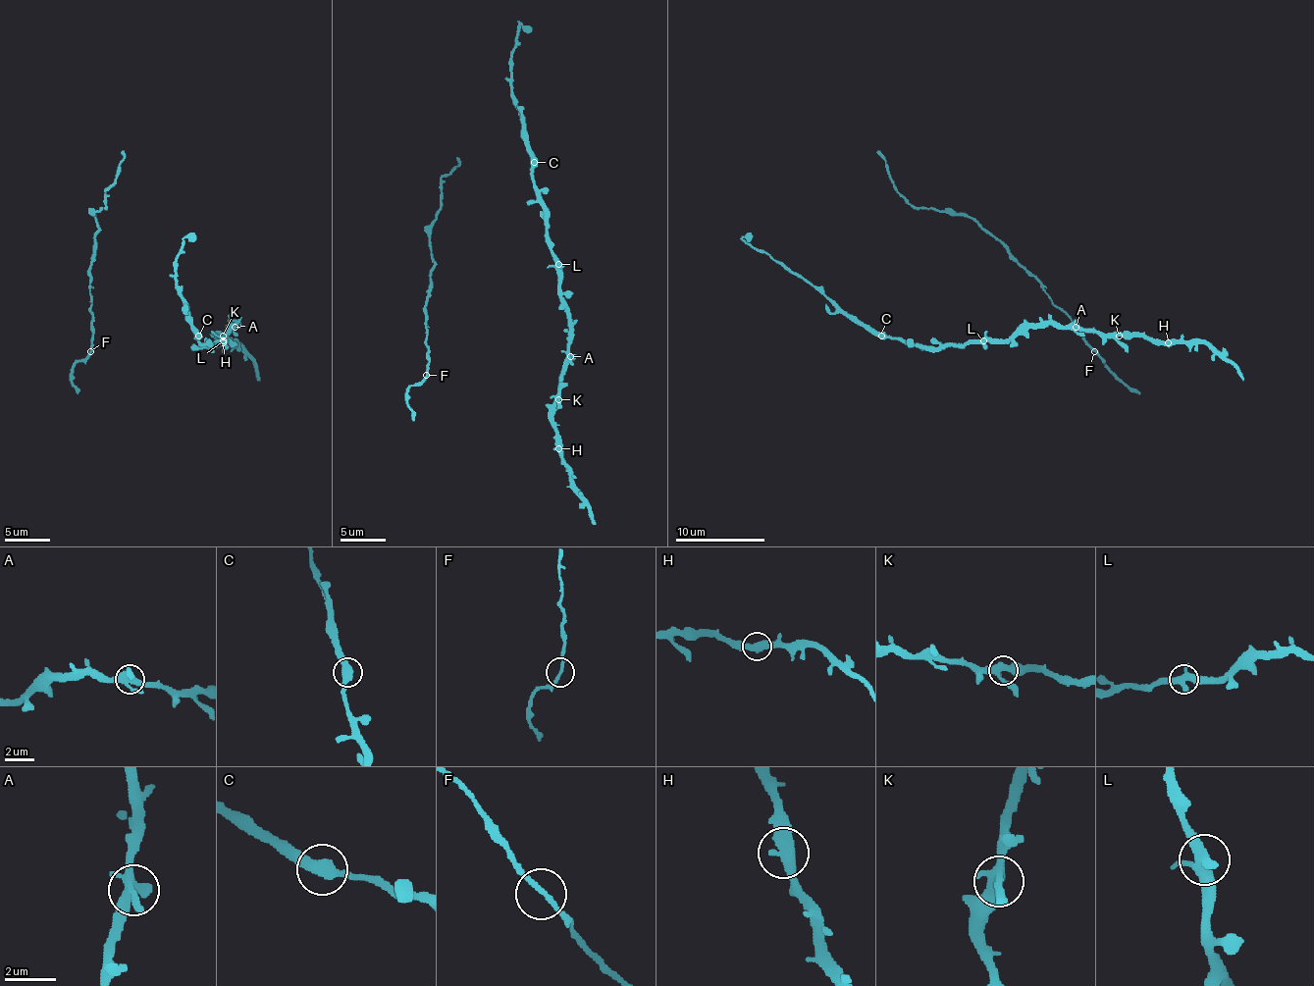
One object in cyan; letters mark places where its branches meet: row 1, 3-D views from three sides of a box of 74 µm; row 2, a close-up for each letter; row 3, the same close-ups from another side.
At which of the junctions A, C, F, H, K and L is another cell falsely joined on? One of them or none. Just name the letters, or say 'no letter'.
no letter

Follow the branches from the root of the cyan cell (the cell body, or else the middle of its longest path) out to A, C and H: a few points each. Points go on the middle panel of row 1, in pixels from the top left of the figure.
A: (556, 394), (563, 363), (570, 356)
C: (556, 394), (567, 350), (570, 309), (560, 296), (558, 258), (548, 235), (548, 208), (534, 183), (534, 161)
H: (556, 394), (553, 429), (558, 448)

